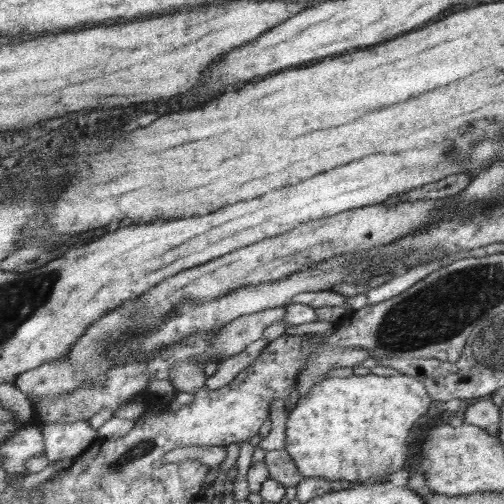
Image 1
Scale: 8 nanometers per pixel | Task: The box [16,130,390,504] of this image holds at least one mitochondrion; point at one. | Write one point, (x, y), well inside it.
(118, 463)

